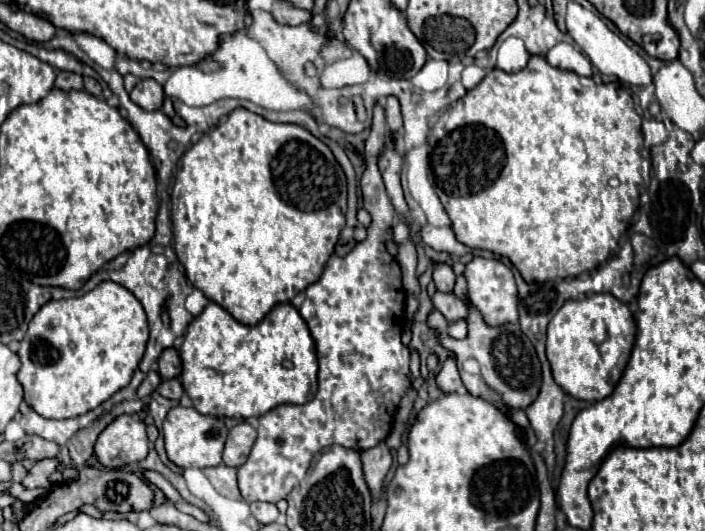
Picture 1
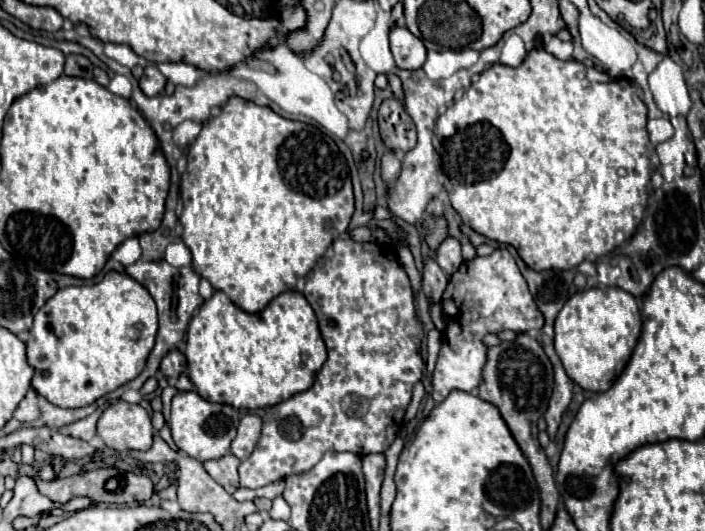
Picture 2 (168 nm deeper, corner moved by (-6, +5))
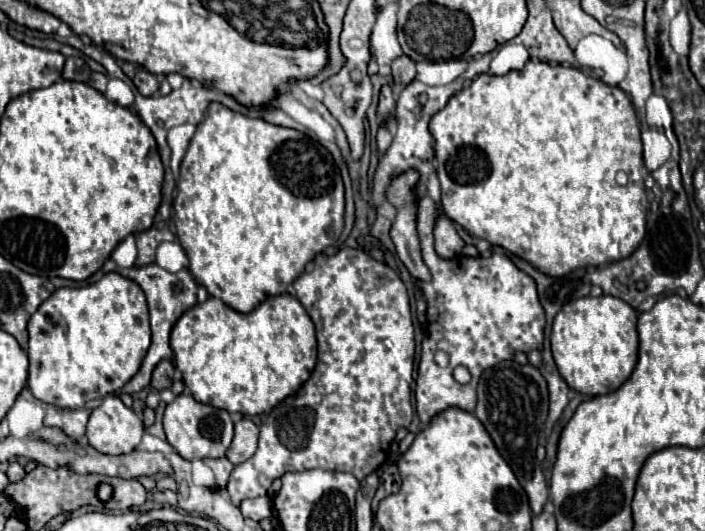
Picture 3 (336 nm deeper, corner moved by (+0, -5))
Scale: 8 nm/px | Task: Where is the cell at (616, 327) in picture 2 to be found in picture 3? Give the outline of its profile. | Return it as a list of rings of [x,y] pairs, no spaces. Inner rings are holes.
[[[585,296],[567,302],[553,320],[551,352],[565,382],[589,396],[617,390],[633,372],[639,350],[637,312],[615,296]]]

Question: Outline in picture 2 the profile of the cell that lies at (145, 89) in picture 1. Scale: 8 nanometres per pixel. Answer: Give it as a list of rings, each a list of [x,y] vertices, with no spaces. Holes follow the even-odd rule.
[[[149,64],[145,68],[143,78],[139,80],[139,86],[145,92],[145,96],[159,96],[165,90],[165,82],[167,80],[165,80],[165,76],[161,76],[161,72],[157,70],[157,66]]]

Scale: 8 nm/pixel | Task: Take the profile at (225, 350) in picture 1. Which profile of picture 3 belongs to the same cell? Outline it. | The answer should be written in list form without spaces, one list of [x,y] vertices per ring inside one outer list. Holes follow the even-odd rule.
[[[279,294],[263,300],[253,312],[241,314],[229,308],[223,300],[209,296],[203,304],[195,304],[175,322],[171,330],[171,350],[175,354],[175,366],[183,374],[185,386],[191,390],[197,402],[223,408],[227,412],[241,412],[243,416],[255,416],[269,412],[283,398],[291,396],[315,368],[315,326],[303,308],[303,304],[291,294]]]

